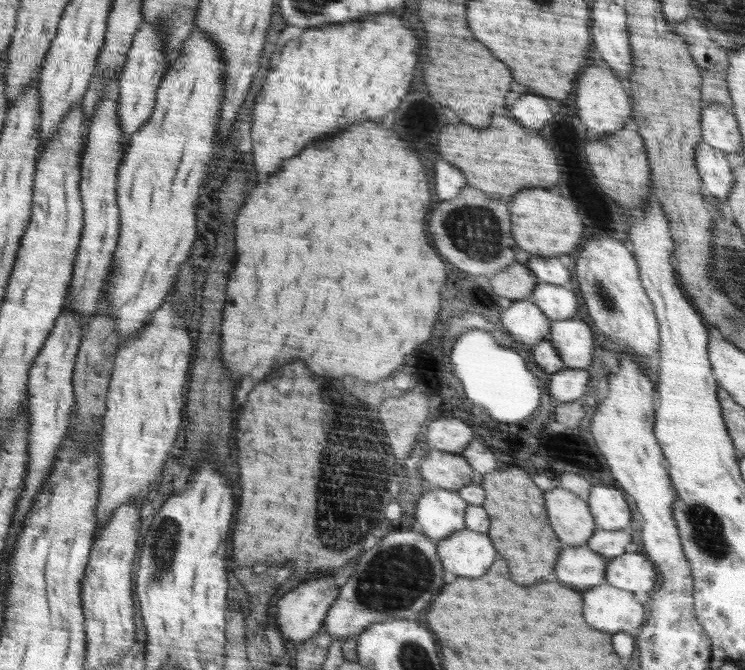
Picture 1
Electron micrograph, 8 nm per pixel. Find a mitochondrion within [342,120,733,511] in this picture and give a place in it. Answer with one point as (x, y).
(477, 232)

